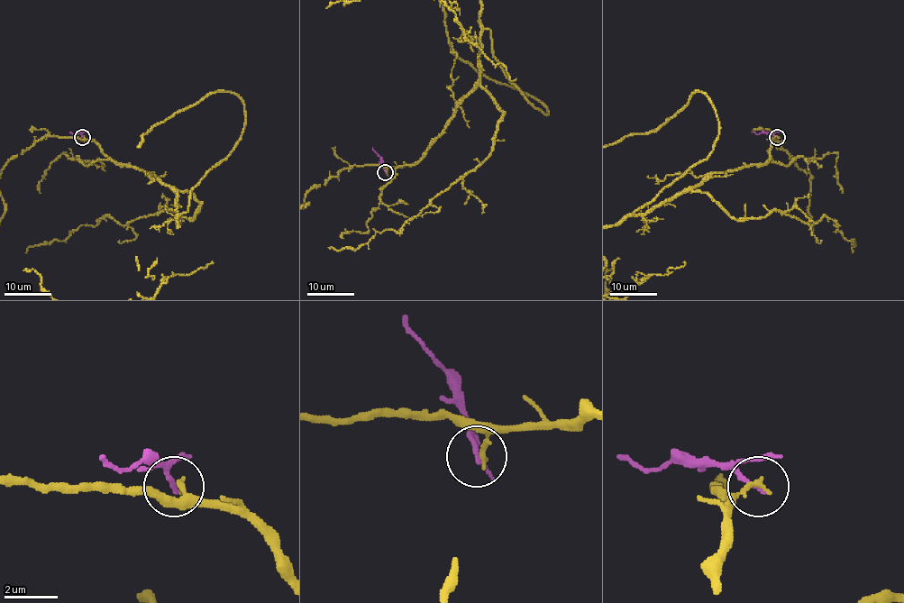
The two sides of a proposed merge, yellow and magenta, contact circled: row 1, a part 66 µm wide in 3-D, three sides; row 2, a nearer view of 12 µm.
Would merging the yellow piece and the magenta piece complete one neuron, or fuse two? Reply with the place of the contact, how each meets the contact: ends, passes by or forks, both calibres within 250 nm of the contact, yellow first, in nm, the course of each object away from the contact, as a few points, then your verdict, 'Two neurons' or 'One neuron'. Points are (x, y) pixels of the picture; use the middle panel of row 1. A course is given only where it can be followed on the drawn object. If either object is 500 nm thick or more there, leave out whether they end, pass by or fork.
Place: (385, 172). At the ring yellow ends. At the ring magenta ends. Thickness 200 nm (yellow) against 140 nm. Course of yellow: (386, 172), (414, 165), (473, 86), (483, 30), (503, 72), (547, 114), (453, 51). Course of magenta: (386, 172), (383, 160), (372, 148). Two neurons

